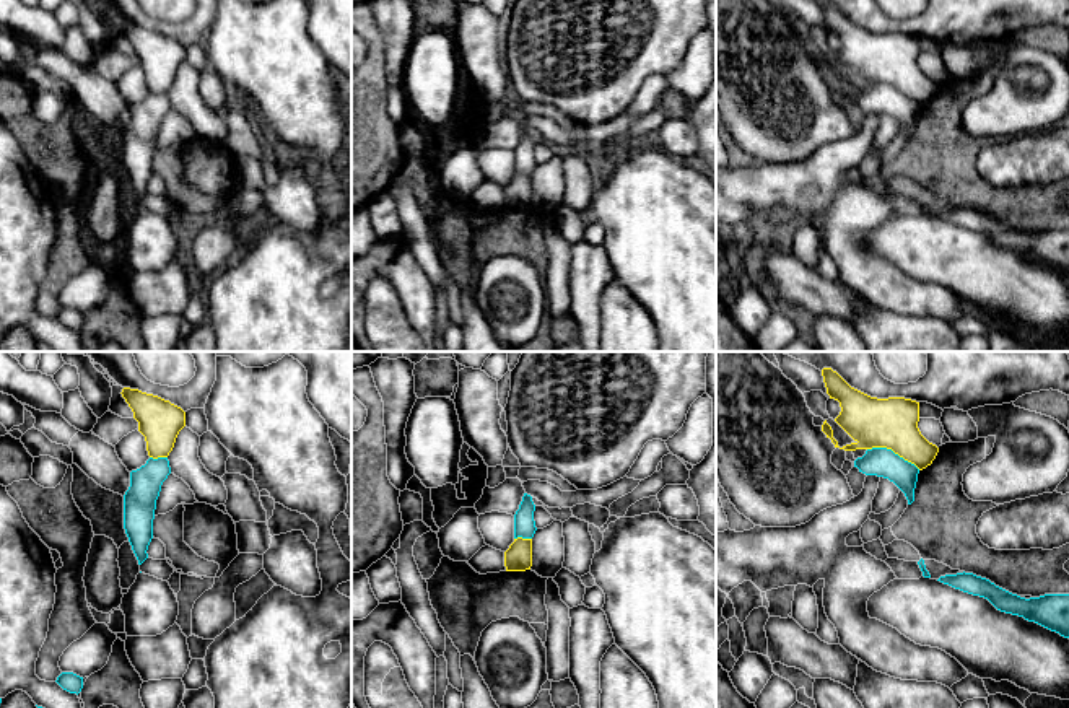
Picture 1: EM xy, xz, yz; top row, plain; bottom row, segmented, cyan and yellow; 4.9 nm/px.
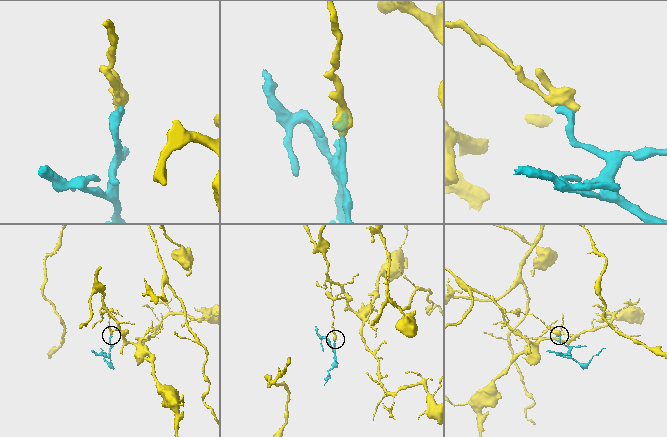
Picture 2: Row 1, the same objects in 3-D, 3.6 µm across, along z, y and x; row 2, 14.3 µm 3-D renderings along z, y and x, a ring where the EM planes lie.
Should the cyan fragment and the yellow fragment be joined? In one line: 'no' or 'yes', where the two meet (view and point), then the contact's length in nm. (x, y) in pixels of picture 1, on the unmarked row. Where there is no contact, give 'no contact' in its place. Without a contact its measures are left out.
no; meets cyan in yz at (892, 87); contact 280 nm long

